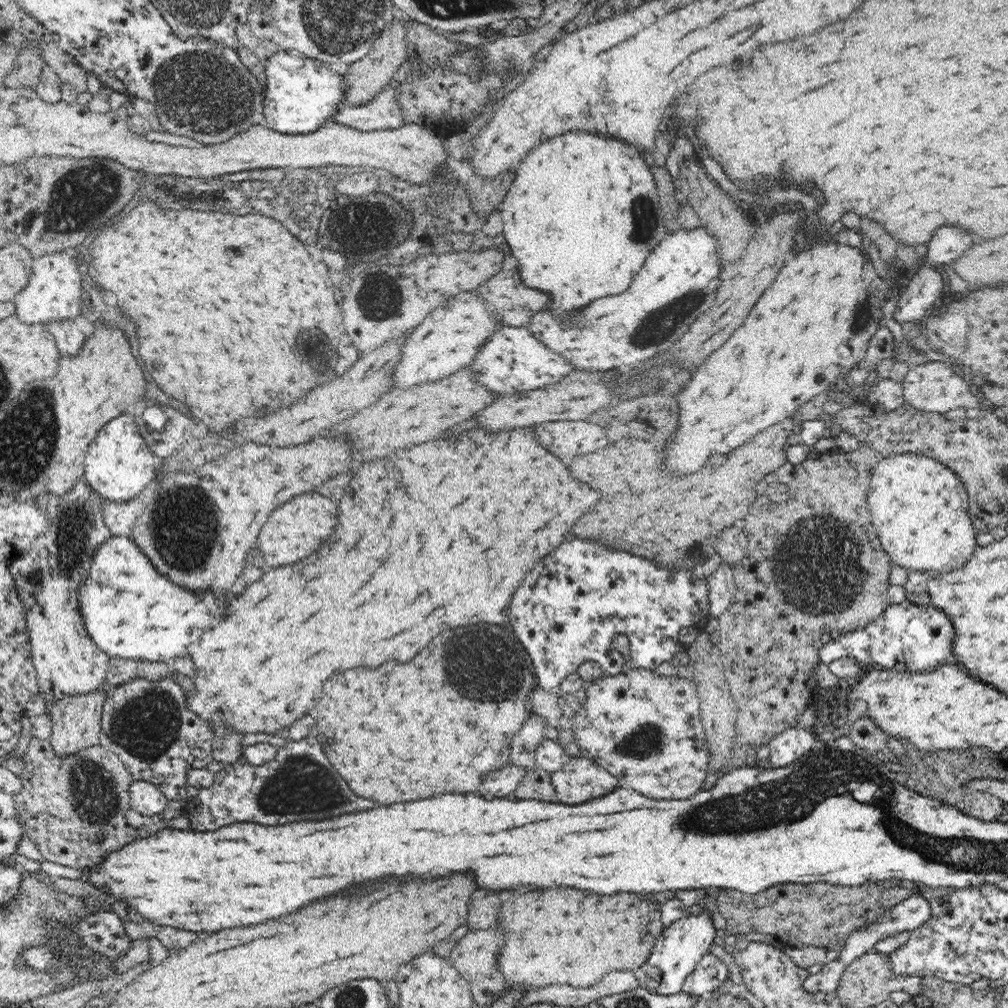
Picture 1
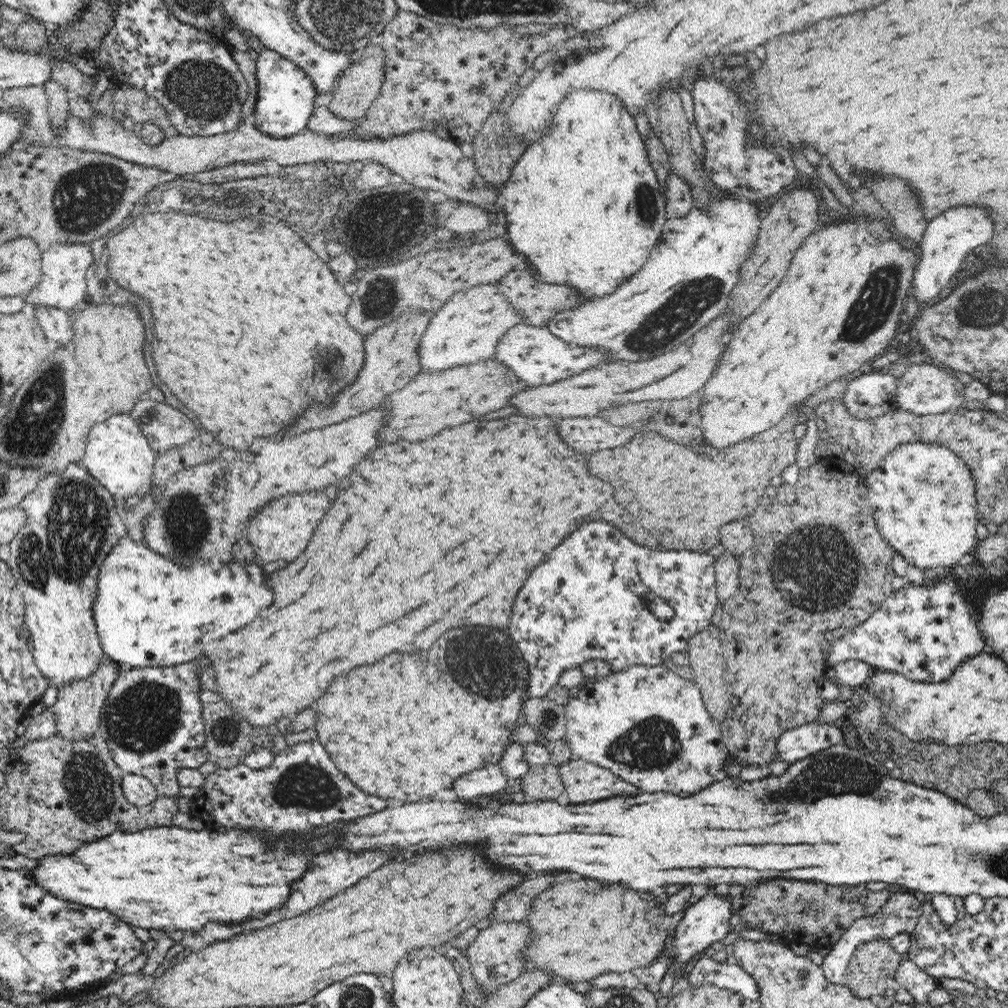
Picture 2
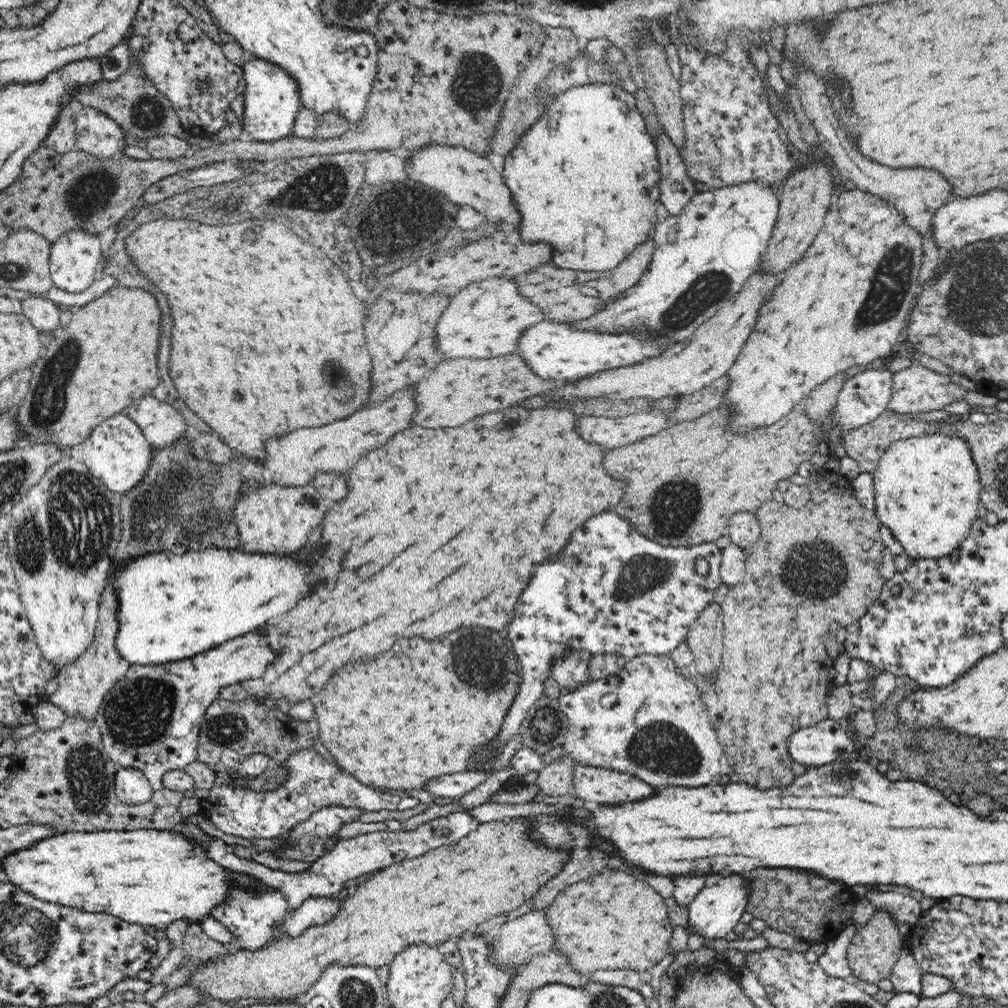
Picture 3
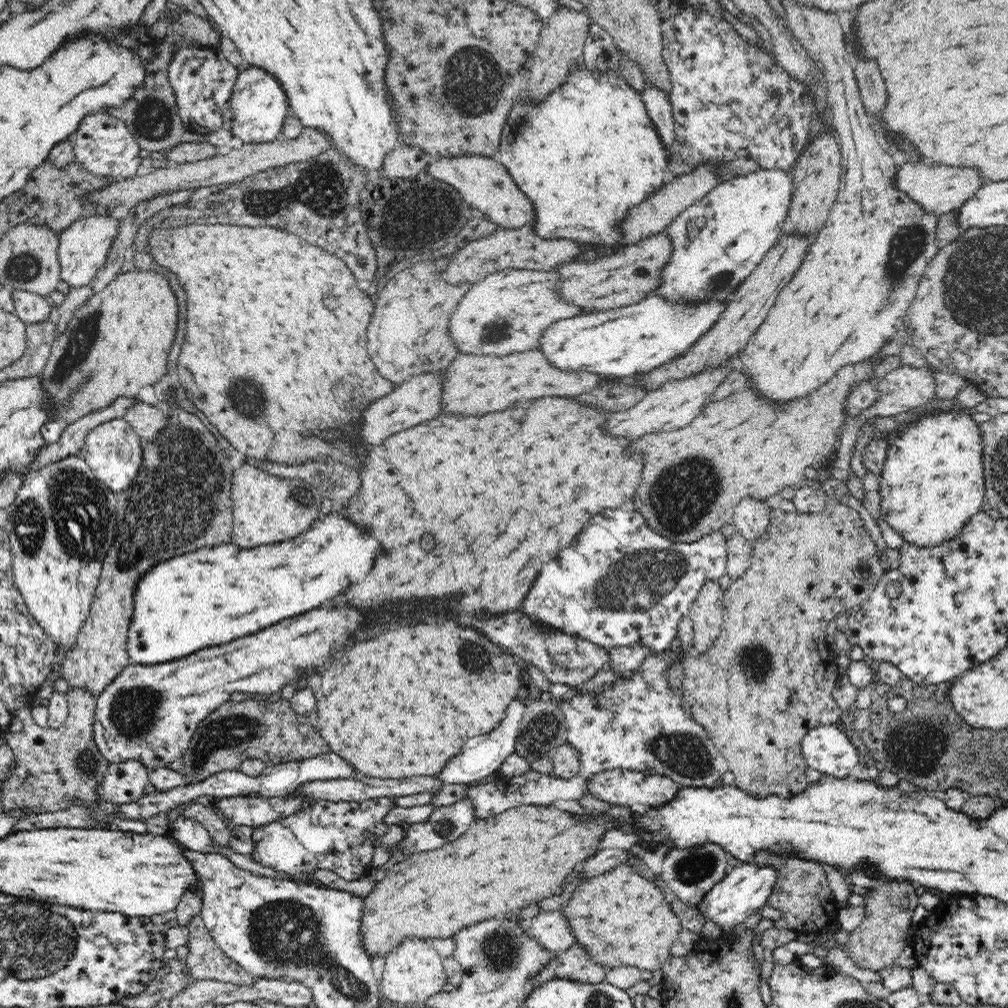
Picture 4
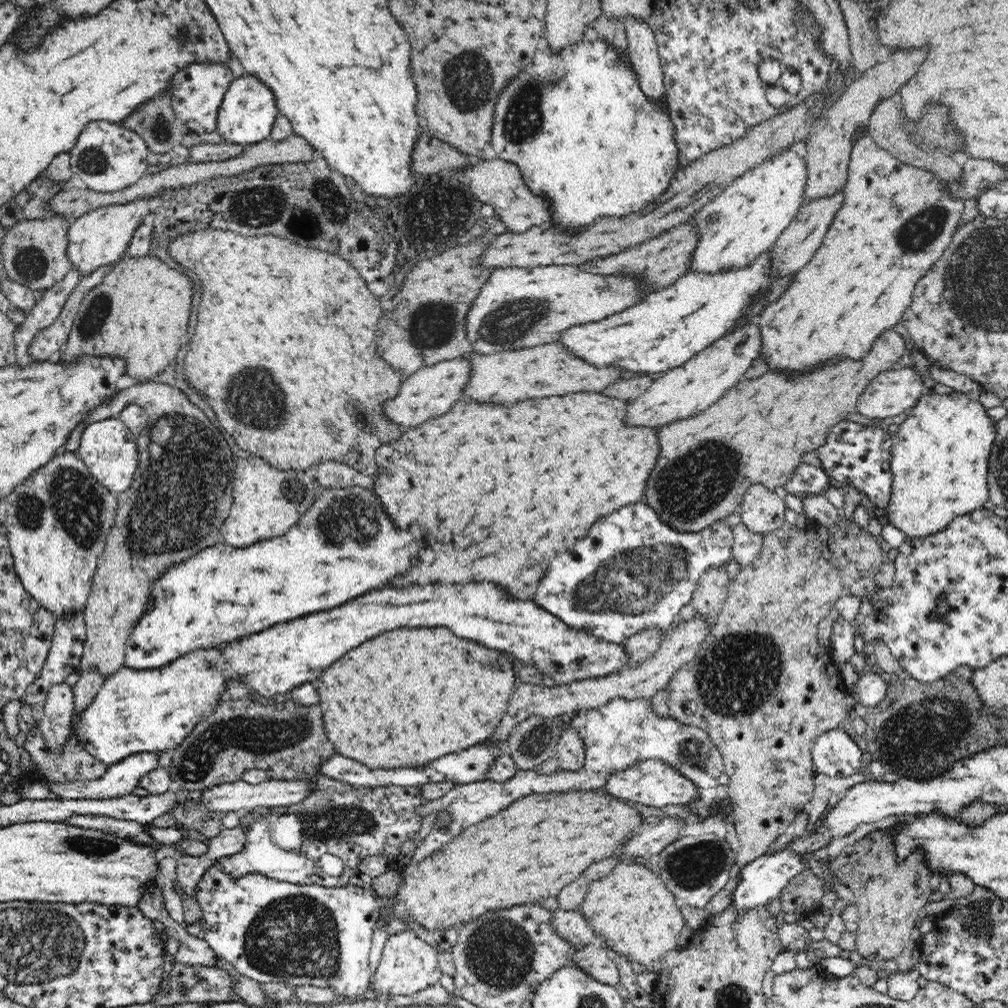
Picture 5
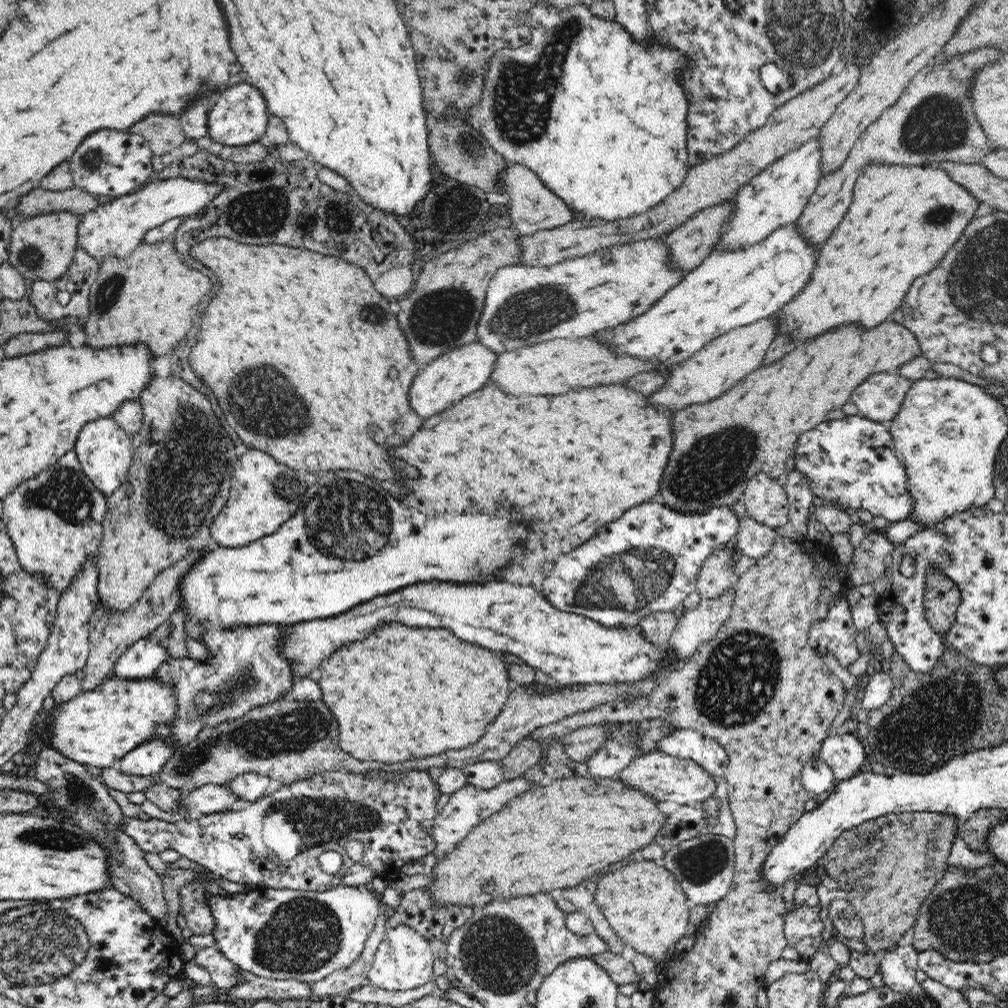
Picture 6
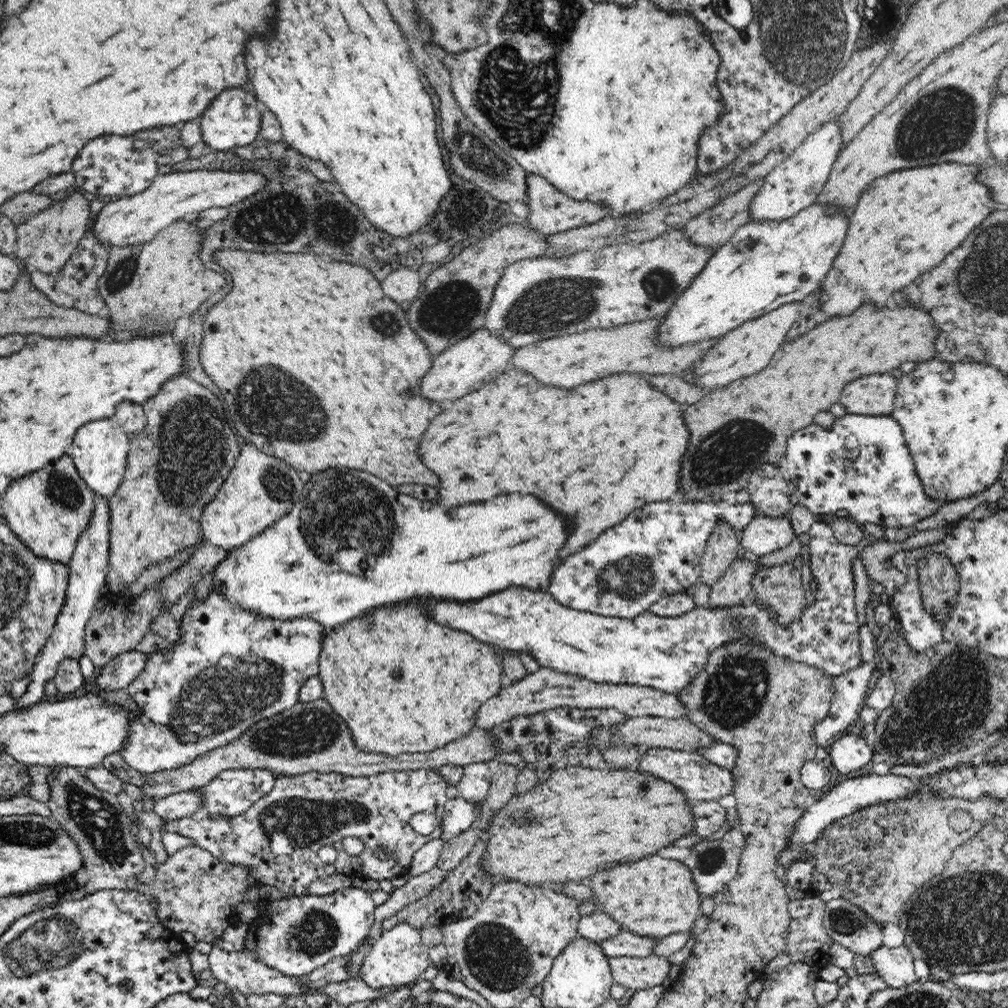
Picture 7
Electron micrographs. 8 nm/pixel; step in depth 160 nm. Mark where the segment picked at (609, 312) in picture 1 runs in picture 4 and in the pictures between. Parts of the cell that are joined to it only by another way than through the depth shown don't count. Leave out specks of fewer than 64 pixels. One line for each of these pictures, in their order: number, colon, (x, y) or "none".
2: (694, 265)
3: (702, 256)
4: (716, 242)

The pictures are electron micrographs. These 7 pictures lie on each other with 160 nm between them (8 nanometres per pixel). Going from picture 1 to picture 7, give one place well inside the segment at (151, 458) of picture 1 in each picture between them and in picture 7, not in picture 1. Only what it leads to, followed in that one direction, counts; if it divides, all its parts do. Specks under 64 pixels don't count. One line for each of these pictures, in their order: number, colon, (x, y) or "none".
2: (117, 454)
3: (116, 453)
4: (113, 451)
5: (108, 448)
6: (105, 451)
7: (100, 449)

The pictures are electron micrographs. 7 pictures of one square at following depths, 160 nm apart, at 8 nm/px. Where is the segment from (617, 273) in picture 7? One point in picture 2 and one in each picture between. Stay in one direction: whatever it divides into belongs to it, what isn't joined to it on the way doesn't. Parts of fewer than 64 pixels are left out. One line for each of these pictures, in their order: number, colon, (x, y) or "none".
2: (468, 327)
3: (484, 320)
4: (507, 312)
5: (518, 308)
6: (575, 298)

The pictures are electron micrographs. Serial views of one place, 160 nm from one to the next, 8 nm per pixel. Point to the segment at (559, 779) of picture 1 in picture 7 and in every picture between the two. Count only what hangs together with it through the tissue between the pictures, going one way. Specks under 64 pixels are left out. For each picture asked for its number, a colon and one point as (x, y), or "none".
2: (583, 781)
3: (606, 786)
4: (625, 787)
5: (652, 782)
6: (663, 777)
7: (700, 780)

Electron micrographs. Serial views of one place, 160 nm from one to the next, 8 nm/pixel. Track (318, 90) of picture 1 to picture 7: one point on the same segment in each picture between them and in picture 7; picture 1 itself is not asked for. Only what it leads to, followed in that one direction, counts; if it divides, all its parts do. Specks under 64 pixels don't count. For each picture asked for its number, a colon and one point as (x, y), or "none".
2: (287, 96)
3: (272, 100)
4: (260, 105)
5: (246, 116)
6: (240, 116)
7: (233, 119)

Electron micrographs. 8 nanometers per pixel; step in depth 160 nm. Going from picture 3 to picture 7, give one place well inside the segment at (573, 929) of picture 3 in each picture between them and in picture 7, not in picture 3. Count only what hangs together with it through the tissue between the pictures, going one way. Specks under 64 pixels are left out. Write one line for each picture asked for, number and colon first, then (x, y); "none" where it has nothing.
4: (622, 920)
5: (631, 909)
6: (643, 903)
7: (654, 898)

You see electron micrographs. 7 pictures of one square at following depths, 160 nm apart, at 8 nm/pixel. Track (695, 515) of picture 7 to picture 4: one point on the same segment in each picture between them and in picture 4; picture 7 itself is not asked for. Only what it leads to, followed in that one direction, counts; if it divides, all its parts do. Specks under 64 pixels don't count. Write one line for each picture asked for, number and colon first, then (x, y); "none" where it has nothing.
4: (619, 583)
5: (632, 572)
6: (648, 560)

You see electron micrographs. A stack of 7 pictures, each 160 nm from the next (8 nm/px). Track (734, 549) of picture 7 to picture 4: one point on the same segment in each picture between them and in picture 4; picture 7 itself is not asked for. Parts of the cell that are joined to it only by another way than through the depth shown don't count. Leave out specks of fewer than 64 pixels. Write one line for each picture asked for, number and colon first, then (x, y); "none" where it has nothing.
4: (706, 613)
5: (711, 591)
6: (716, 577)

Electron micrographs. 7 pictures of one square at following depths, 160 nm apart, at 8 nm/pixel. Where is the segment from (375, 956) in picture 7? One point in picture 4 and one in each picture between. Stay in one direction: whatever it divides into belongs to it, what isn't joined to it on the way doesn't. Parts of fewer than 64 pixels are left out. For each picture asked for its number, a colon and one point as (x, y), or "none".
4: (414, 972)
5: (408, 965)
6: (404, 960)

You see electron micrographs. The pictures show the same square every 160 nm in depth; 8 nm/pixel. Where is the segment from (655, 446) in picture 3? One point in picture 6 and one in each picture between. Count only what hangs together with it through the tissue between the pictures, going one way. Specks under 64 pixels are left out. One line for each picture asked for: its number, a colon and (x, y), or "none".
4: (742, 447)
5: (759, 432)
6: (754, 427)

